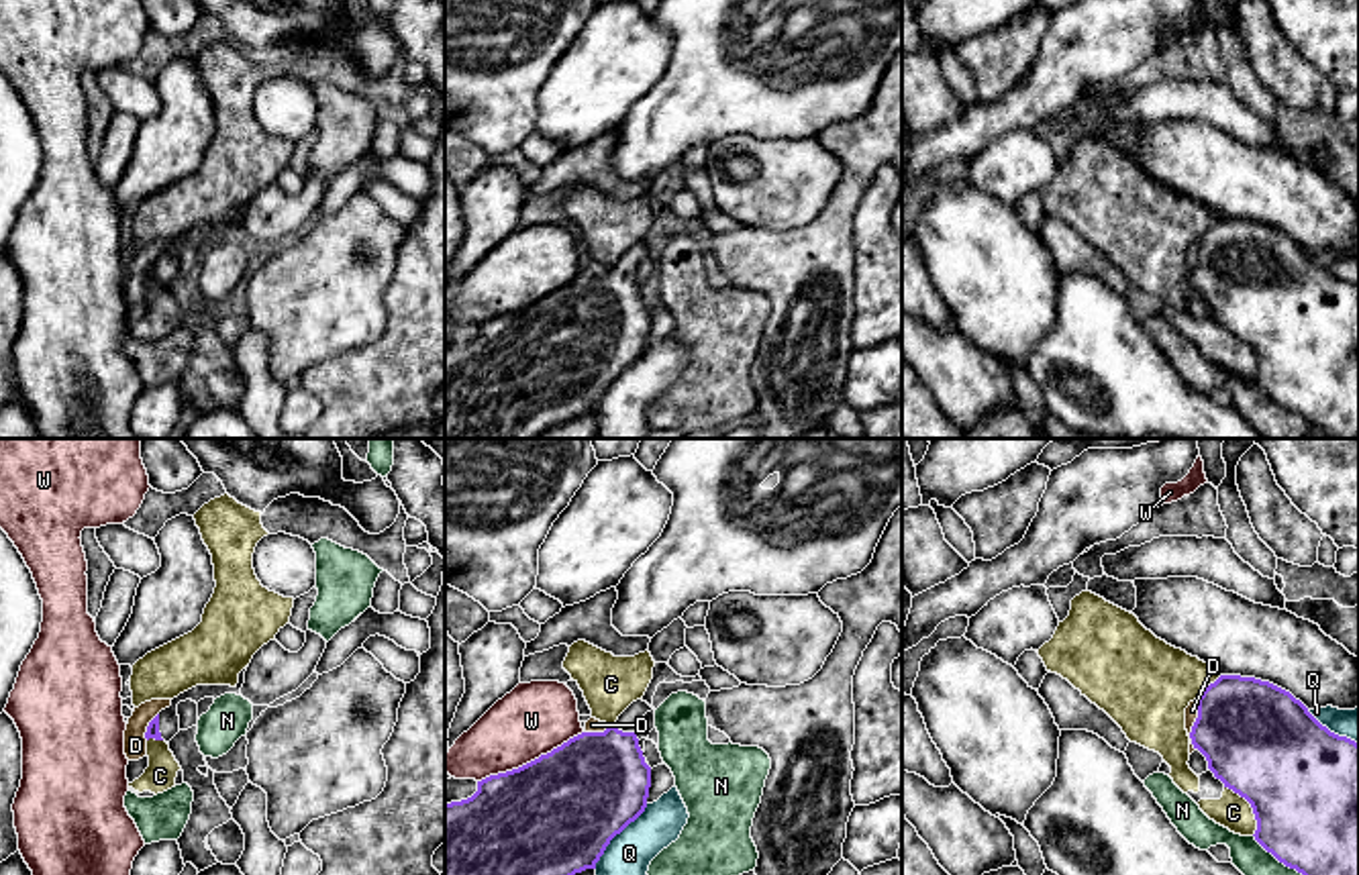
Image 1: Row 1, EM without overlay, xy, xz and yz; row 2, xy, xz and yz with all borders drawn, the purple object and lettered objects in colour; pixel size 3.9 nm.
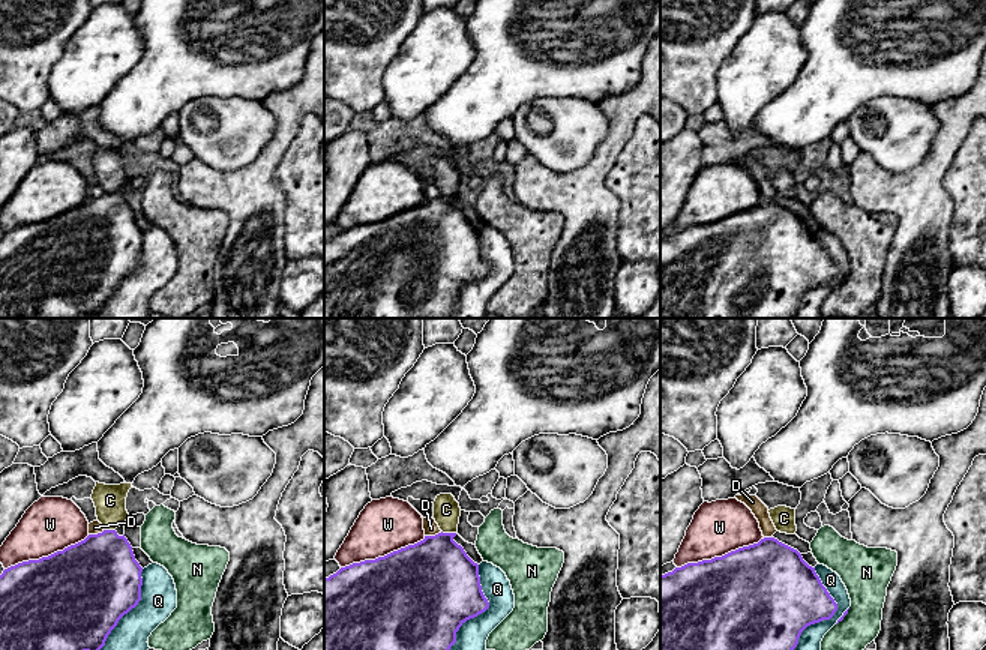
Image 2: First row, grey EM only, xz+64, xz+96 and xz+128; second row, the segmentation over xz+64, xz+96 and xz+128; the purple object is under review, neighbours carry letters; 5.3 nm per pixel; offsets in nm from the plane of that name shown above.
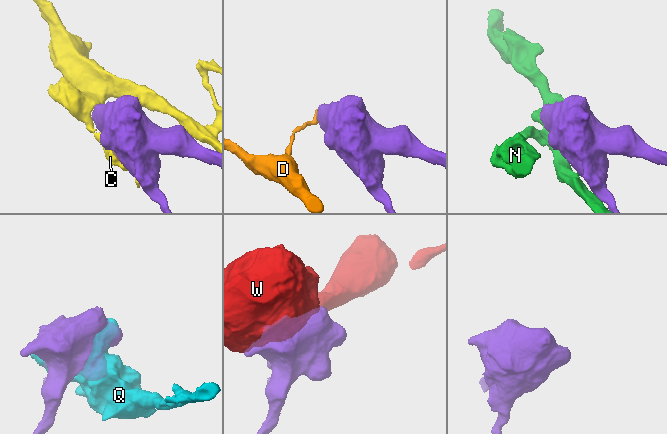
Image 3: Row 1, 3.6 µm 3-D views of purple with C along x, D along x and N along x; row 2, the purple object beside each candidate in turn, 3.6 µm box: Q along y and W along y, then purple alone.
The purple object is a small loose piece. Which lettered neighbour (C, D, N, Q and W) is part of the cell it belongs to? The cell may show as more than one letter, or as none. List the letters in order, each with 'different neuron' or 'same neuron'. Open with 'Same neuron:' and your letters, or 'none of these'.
Same neuron: none of these
C: different neuron
D: different neuron
N: different neuron
Q: different neuron
W: different neuron

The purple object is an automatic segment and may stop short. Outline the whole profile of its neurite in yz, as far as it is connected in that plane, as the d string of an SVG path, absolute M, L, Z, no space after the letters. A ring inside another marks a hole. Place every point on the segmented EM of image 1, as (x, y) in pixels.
M1220 675L1198 698L1190 732L1208 769L1245 797L1255 814L1255 840L1302 875L1359 875L1359 744L1322 726L1290 691L1255 677Z

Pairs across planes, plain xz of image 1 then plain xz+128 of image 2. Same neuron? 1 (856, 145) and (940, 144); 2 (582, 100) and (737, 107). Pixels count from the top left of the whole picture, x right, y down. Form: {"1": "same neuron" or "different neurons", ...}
{"1": "same neuron", "2": "same neuron"}

